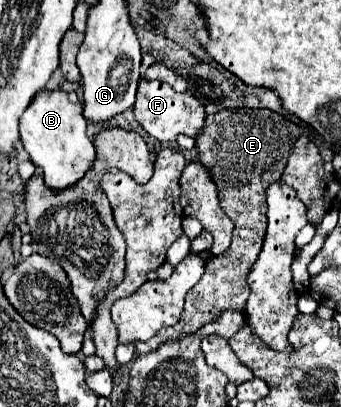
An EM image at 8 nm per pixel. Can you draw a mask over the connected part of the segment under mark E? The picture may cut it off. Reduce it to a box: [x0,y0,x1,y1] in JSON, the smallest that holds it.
[137,109,309,353]

